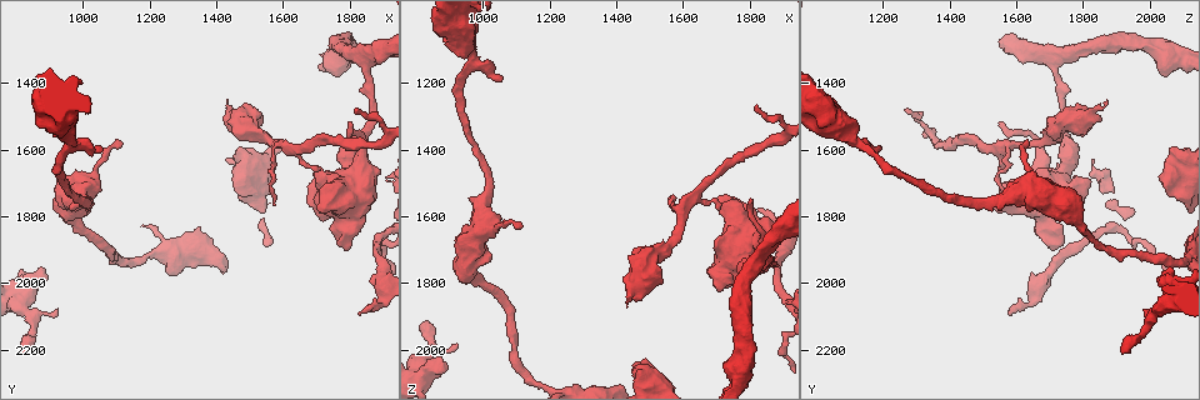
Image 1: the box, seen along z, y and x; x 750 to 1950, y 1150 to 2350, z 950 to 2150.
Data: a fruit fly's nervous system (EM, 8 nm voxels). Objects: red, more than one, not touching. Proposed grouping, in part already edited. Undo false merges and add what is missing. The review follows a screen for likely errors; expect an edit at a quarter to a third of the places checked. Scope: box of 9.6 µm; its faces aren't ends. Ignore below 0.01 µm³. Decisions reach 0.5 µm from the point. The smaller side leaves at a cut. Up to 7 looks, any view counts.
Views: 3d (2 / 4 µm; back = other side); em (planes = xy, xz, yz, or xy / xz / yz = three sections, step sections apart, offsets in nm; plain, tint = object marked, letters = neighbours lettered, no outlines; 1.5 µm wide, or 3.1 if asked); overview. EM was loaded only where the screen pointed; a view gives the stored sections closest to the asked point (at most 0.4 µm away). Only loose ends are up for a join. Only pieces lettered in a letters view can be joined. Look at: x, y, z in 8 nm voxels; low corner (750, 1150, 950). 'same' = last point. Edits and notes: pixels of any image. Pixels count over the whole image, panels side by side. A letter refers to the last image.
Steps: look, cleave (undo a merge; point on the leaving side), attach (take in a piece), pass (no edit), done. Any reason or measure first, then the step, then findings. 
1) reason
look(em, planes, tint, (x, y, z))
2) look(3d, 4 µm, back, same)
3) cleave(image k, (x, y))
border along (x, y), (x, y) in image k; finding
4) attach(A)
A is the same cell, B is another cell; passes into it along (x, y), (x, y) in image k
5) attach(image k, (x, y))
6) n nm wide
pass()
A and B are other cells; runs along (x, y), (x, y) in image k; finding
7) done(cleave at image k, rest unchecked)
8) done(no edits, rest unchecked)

free end
look(em, xy, step 4, tint, (1050, 1590, 1200))

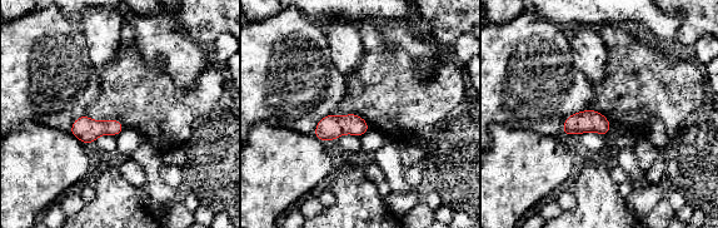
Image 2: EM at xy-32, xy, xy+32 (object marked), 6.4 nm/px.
look(em, xy, step 4, letters, same)

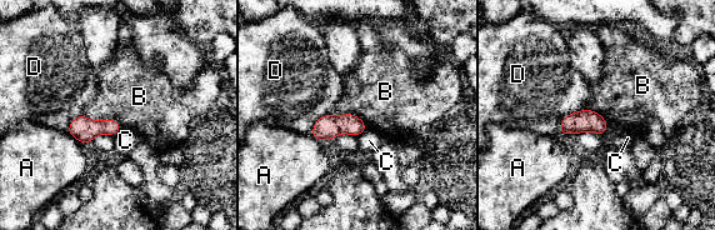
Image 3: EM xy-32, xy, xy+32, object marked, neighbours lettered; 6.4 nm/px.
B touches over 280 nm
pass()
A, B, C and D are other cells; border along (581, 109), (569, 113), (558, 133) in image 3; none of them fits

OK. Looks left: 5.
tapers out
look(3d, 2 µm, (1800, 1510, 1560))

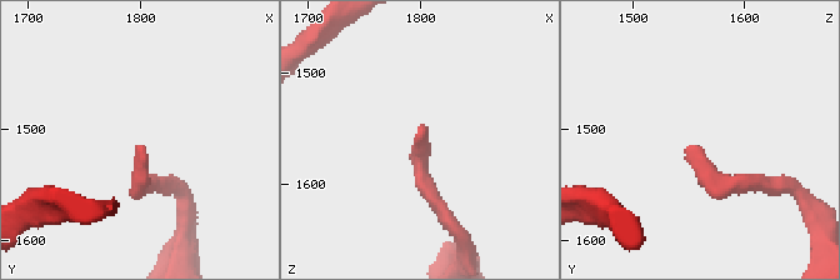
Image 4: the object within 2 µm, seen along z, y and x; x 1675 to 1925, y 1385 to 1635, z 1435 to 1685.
look(em, xz, step 8, tint, (1802, 1514, 1554))

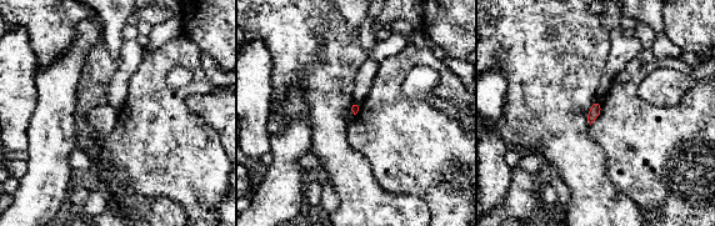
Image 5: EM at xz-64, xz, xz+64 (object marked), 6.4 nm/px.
cut it another way
look(em, planes, letters, same)

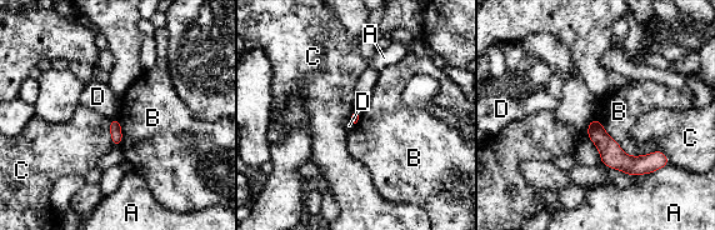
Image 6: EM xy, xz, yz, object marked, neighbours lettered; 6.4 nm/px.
pass()
A, B, C and D are other cells; runs along (591, 125), (625, 163), (660, 158) in image 6; no lettered piece goes on from it

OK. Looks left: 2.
tapers out
look(em, planes, tint, (1430, 1460, 1870))

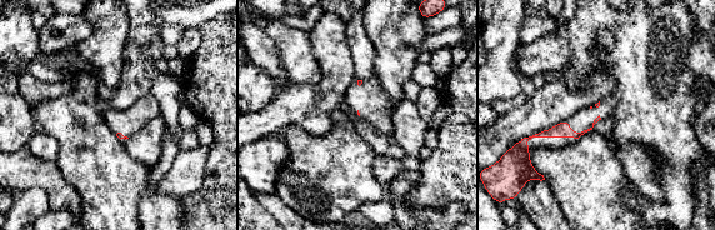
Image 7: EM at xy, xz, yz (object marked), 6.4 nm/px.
look(em, planes, letters, same)

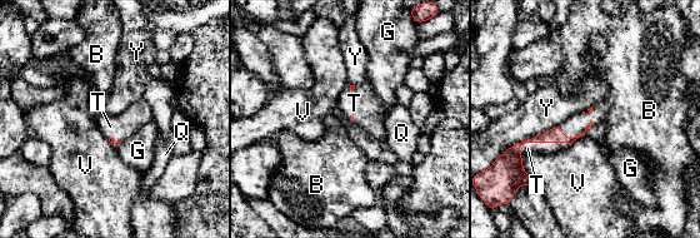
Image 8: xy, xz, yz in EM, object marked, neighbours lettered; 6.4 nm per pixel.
Y touches over 380 nm
attach(image 8, (528, 148))
T is the same cell, B, G, Q, V and Y are other cells; the neuron continues

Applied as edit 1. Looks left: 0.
done(attach at image 8, rest unchecked)

